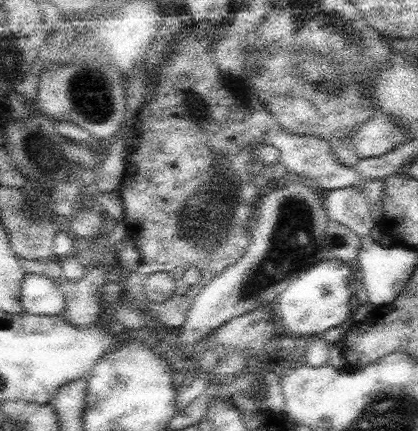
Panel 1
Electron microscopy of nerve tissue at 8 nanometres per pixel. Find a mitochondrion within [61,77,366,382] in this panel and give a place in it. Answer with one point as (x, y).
(283, 257)

